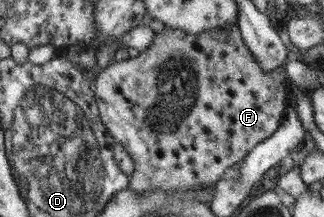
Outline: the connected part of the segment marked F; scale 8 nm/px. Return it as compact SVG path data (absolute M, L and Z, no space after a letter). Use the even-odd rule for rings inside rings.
M232 25L229 31L222 29L212 29L200 34L193 35L172 27L164 27L160 33L154 33L152 42L145 51L140 51L135 58L129 58L120 62L109 64L103 70L96 73L94 82L94 96L99 108L100 118L110 134L115 138L116 143L120 143L132 157L135 170L129 176L128 190L132 190L136 196L144 198L150 192L178 192L192 190L198 186L208 186L210 183L216 183L225 177L225 171L234 164L244 161L244 157L263 140L266 140L279 126L287 112L287 100L291 94L292 86L286 76L285 66L276 69L273 73L265 73L262 65L257 58L250 52L247 44L244 42L242 31Z

